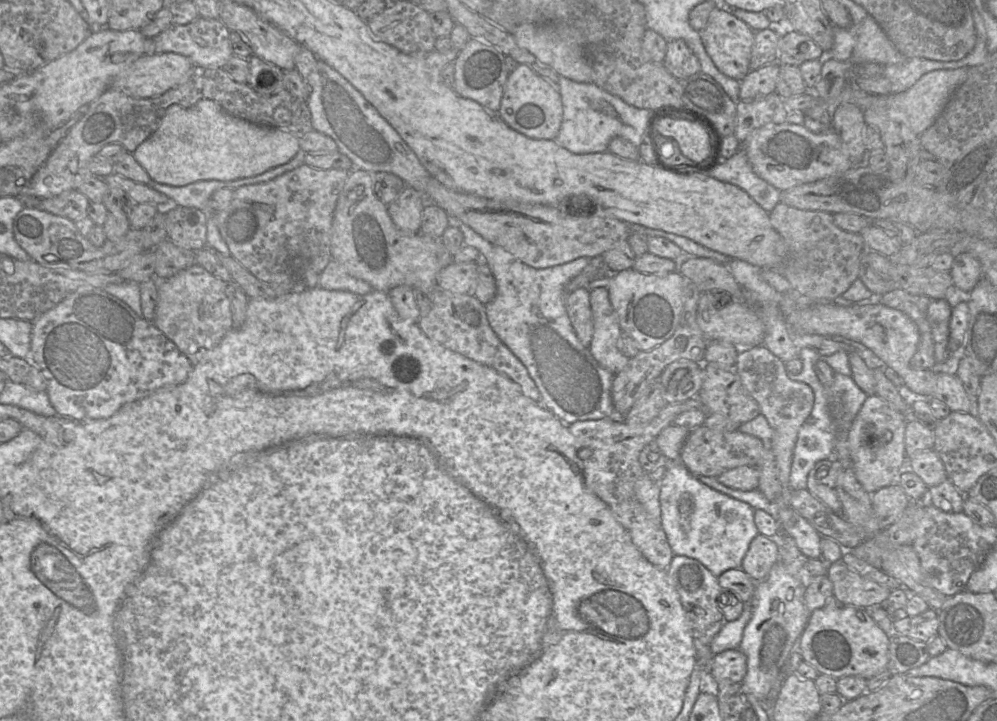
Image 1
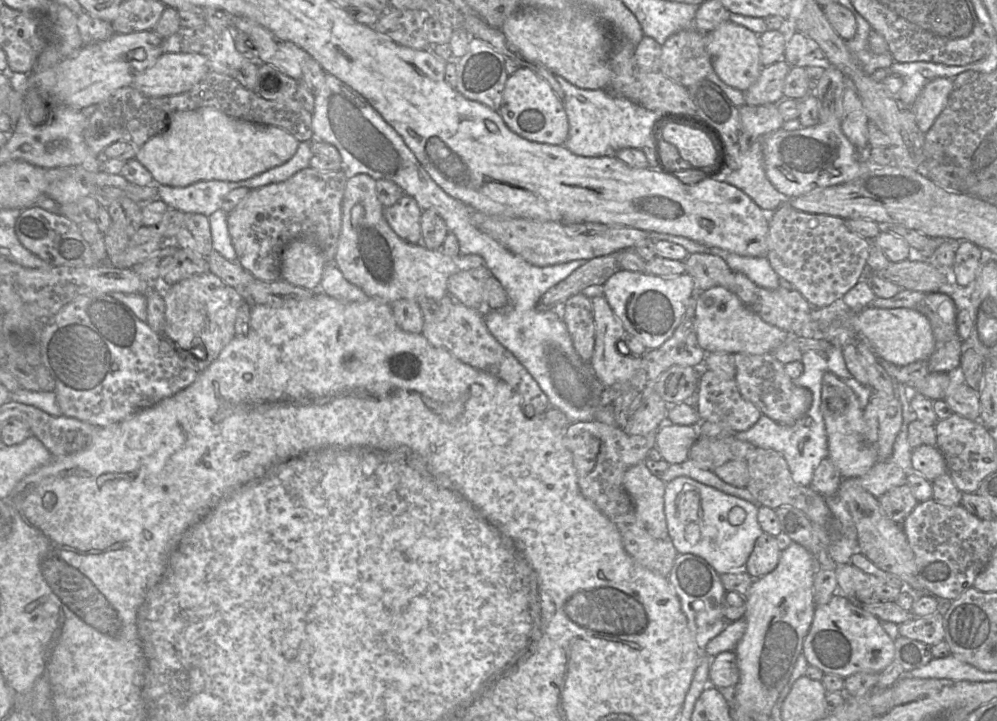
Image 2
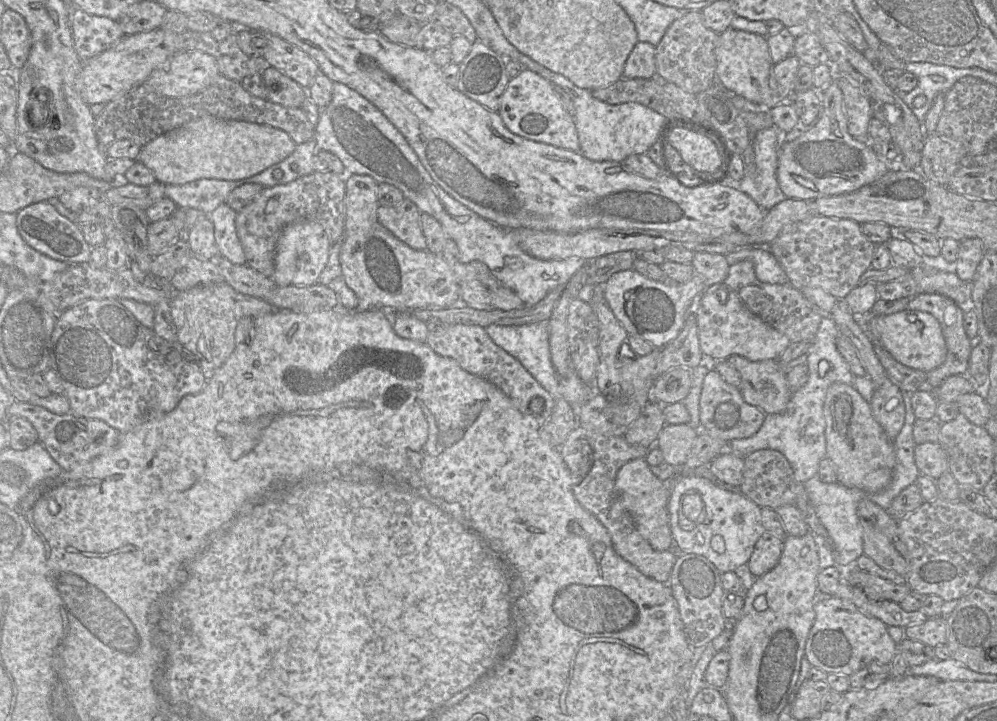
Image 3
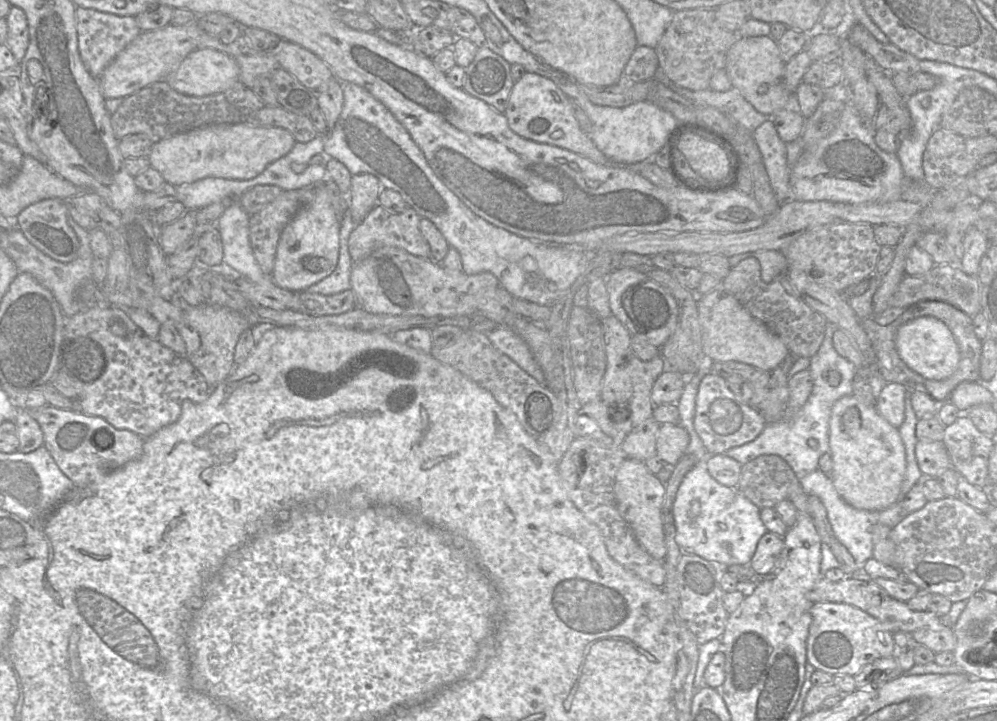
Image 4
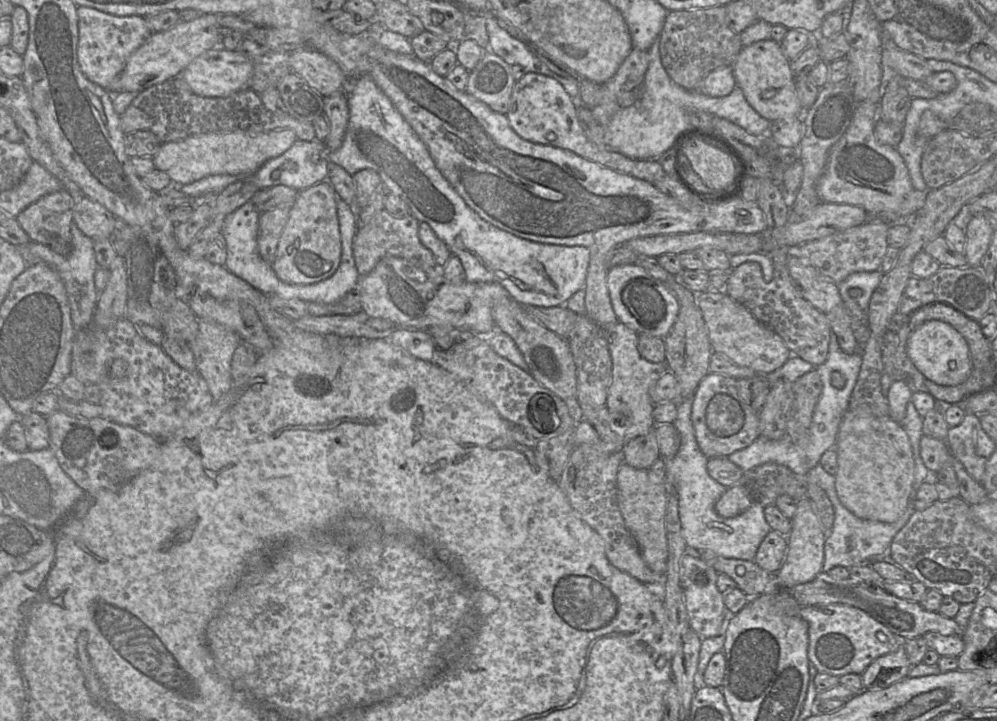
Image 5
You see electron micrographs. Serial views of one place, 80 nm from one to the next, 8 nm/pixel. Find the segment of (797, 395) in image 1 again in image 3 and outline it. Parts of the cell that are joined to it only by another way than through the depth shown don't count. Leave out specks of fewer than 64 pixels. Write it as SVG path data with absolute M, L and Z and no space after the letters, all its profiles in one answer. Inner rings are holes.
M739 355L726 359L741 375L739 391L745 402L766 415L783 412L791 397L786 371L776 360L751 361Z

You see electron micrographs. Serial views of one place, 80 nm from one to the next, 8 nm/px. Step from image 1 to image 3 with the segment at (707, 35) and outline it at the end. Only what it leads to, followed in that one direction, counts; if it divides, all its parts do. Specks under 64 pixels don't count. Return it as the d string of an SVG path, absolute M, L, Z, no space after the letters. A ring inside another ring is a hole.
M730 27L719 34L715 54L716 77L727 89L759 106L769 101L769 76L773 62L765 36Z

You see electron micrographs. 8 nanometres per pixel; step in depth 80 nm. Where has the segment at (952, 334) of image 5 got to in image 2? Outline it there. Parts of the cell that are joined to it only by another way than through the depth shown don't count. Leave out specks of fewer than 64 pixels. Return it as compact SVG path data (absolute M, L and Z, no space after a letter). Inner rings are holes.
M866 307L850 316L849 324L879 358L895 365L905 366L920 360L928 361L934 351L935 343L930 322L915 310Z

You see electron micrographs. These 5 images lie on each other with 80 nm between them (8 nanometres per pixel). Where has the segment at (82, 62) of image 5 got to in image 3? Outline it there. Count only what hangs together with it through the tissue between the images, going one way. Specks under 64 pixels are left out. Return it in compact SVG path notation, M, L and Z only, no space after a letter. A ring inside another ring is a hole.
M72 7L71 10L71 31L74 48L82 61L109 49L125 35L118 21L105 16L89 14L78 7Z

